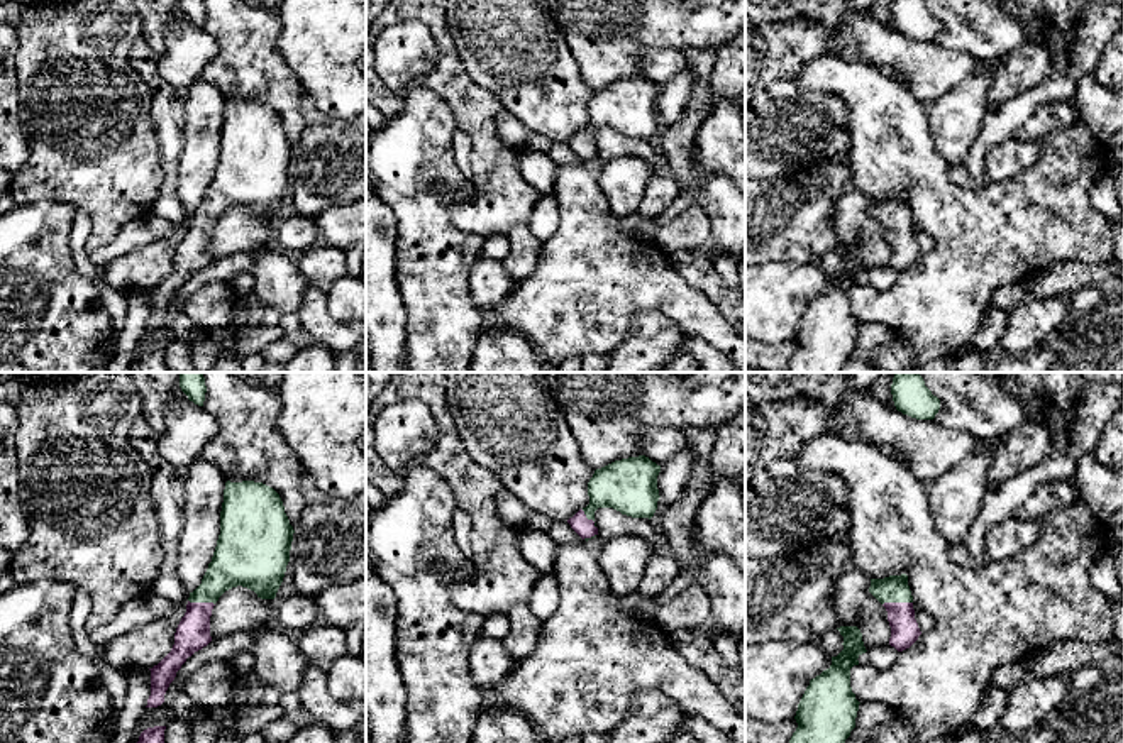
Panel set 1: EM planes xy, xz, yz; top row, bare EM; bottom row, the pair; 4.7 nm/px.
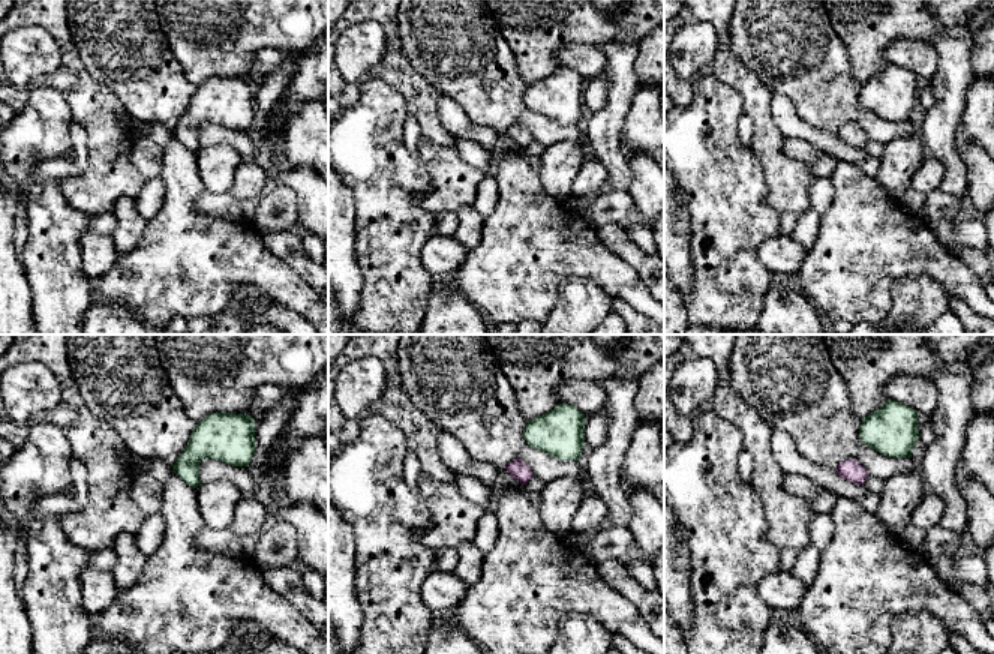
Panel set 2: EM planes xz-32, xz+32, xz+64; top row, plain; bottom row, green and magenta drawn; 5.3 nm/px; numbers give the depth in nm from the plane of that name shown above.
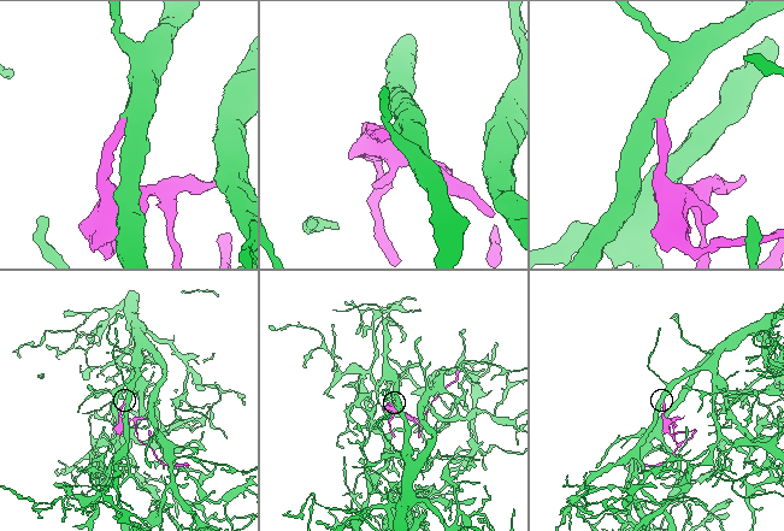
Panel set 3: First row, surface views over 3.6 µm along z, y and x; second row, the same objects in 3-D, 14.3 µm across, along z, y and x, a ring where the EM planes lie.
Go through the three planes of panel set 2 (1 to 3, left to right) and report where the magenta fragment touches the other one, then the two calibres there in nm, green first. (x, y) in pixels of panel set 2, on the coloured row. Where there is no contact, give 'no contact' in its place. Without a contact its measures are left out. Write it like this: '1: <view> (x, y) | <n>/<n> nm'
1: no contact
2: no contact
3: no contact

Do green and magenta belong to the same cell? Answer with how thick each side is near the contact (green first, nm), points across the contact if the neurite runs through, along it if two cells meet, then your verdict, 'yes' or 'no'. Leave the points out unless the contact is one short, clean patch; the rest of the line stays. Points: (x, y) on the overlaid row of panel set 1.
130/140 nm | yes

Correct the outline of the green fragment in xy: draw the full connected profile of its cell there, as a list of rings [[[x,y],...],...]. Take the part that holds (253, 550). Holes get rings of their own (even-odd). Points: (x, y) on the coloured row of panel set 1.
[[[254,481],[225,482],[212,562],[202,584],[190,592],[171,652],[149,669],[151,696],[146,707],[161,706],[186,658],[212,641],[212,609],[225,591],[242,586],[261,599],[276,597],[290,562],[293,533],[273,487]]]

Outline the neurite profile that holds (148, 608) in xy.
[[[147,594],[120,606],[117,616],[105,626],[90,633],[90,640],[105,648],[112,640],[141,625],[159,619],[173,613],[173,604],[158,596]]]

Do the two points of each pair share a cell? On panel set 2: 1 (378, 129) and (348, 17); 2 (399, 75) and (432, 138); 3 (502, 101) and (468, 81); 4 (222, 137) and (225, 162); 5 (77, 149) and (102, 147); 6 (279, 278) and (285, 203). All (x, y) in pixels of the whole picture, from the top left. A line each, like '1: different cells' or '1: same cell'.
1: different cells
2: same cell
3: same cell
4: different cells
5: different cells
6: different cells

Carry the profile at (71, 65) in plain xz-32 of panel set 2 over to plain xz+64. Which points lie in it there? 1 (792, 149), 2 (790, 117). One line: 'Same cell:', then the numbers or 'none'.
Same cell: none

